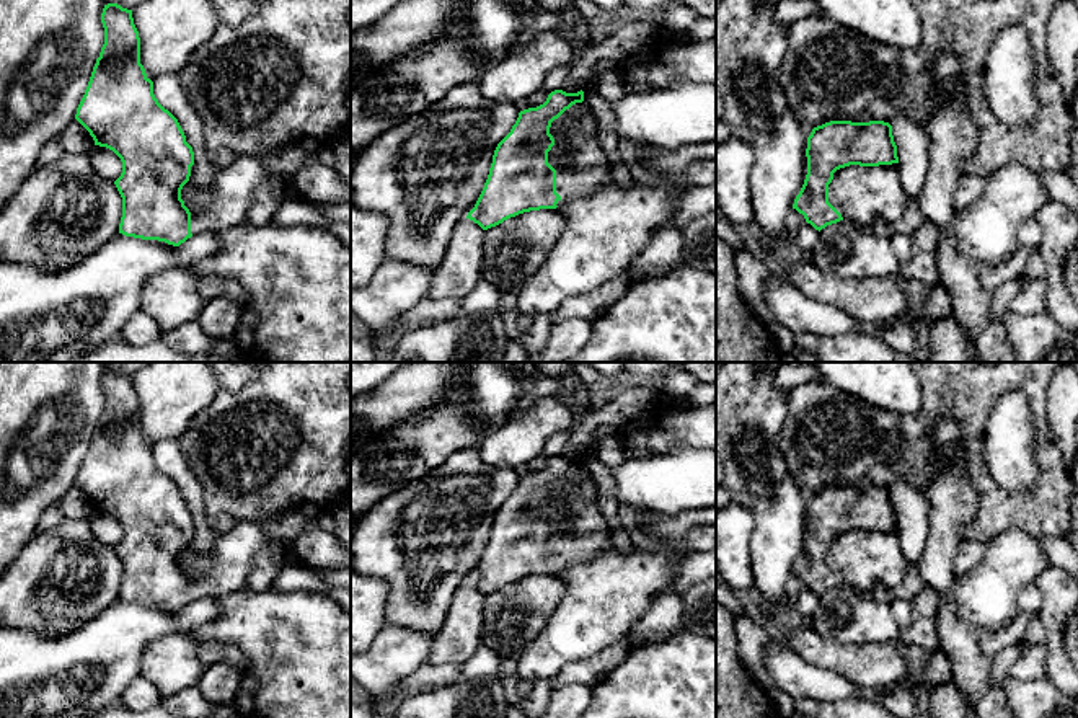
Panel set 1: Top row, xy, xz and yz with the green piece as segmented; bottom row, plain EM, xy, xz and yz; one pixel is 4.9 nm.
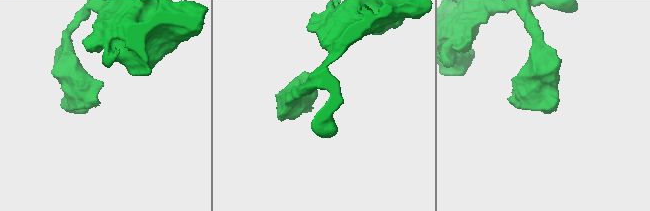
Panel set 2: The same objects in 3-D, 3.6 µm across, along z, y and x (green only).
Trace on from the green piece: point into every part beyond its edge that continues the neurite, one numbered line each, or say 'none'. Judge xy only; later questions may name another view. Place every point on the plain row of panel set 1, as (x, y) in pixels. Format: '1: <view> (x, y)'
1: xy (234, 558)

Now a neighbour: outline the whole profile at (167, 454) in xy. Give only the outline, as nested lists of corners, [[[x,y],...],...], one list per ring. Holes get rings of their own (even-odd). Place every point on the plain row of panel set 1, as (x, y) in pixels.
[[[163,439],[153,445],[153,460],[179,488],[186,507],[192,512],[194,530],[191,547],[199,555],[212,553],[217,542],[217,530],[209,524],[202,486],[191,472],[178,439]]]

